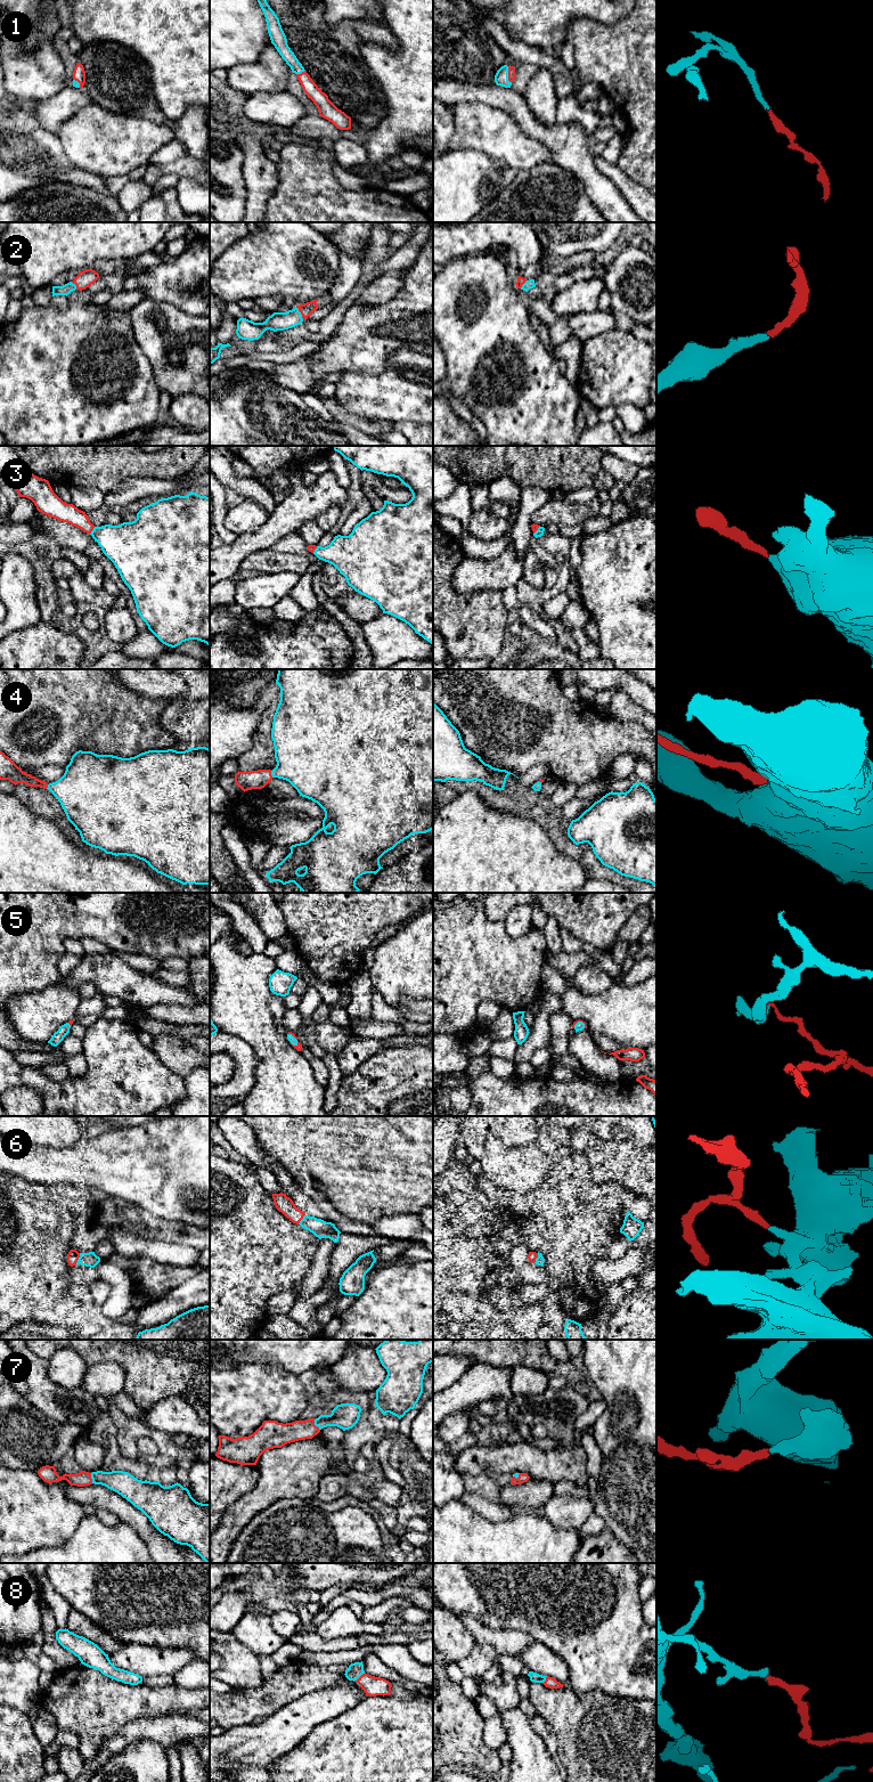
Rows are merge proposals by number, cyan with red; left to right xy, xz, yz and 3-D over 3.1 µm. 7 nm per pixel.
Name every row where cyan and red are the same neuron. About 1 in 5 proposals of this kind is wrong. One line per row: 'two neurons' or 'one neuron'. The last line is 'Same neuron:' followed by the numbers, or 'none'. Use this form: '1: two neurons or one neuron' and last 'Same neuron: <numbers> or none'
1: one neuron
2: one neuron
3: one neuron
4: one neuron
5: one neuron
6: one neuron
7: one neuron
8: one neuron
Same neuron: 1, 2, 3, 4, 5, 6, 7, 8

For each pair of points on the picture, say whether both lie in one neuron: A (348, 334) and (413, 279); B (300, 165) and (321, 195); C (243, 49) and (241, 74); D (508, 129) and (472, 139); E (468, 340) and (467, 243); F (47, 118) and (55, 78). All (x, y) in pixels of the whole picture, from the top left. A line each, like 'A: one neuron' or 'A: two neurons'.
A: one neuron
B: one neuron
C: two neurons
D: one neuron
E: two neurons
F: two neurons

